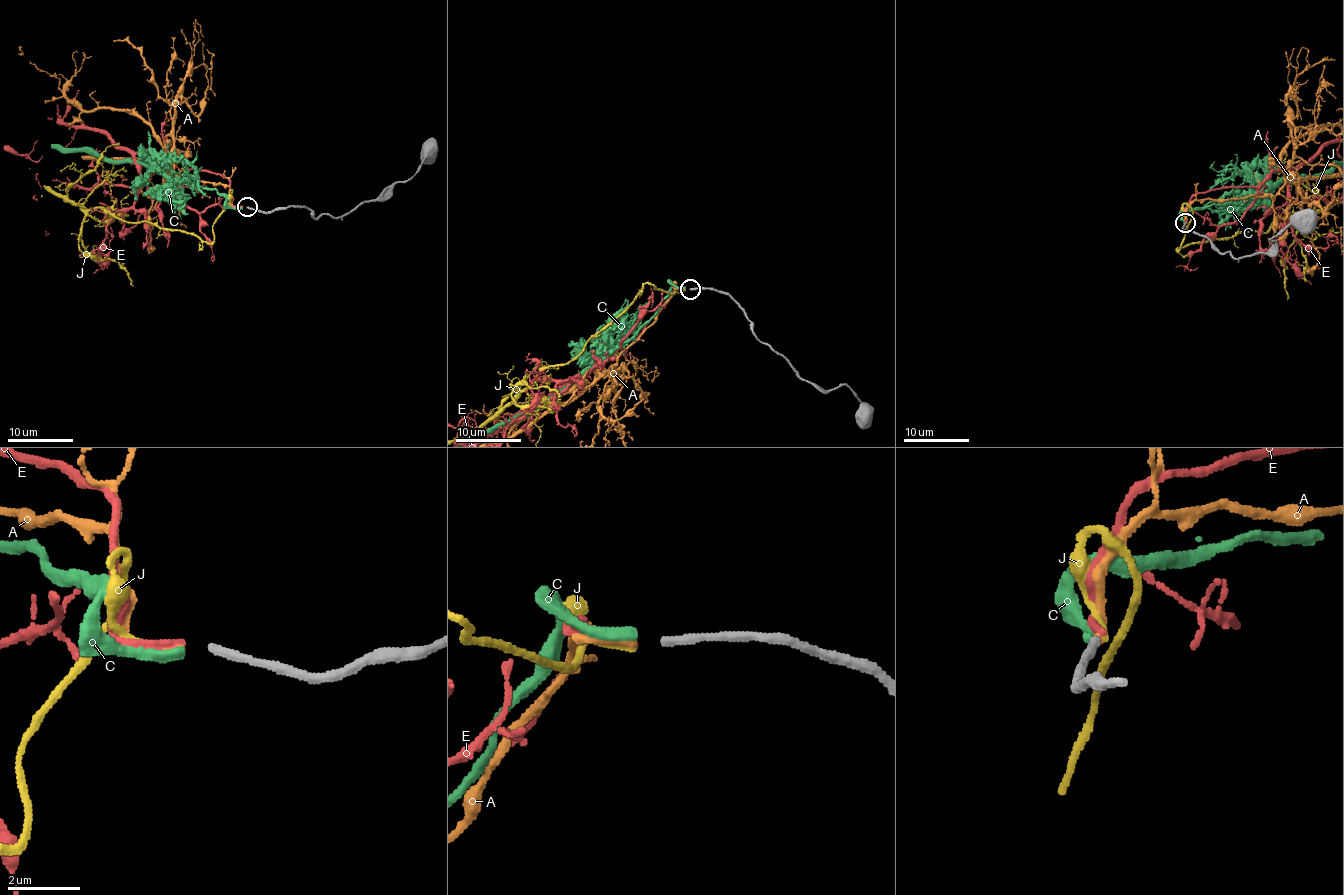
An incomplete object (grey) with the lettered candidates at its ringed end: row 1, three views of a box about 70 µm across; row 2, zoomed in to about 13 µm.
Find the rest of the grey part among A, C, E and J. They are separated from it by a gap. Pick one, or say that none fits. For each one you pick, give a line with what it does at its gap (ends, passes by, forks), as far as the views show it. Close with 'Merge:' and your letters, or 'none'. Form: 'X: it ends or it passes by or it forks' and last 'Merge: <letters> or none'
A: it ends
Merge: A

